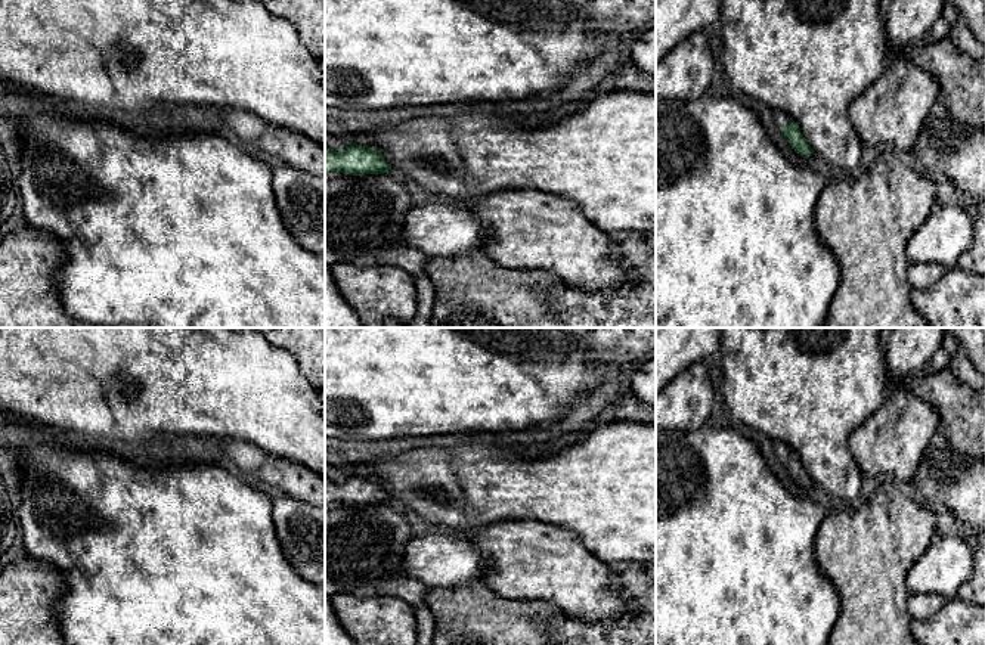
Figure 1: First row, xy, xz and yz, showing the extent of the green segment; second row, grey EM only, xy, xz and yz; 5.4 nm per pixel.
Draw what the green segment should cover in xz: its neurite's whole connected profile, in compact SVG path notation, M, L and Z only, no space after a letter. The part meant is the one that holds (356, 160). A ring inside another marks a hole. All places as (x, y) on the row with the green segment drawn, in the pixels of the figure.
M347 143L346 149L341 152L325 146L325 174L329 171L353 176L384 174L391 173L391 165L380 151Z

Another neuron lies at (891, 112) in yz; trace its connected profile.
M904 53L852 103L848 117L864 146L910 151L938 93L933 75Z

